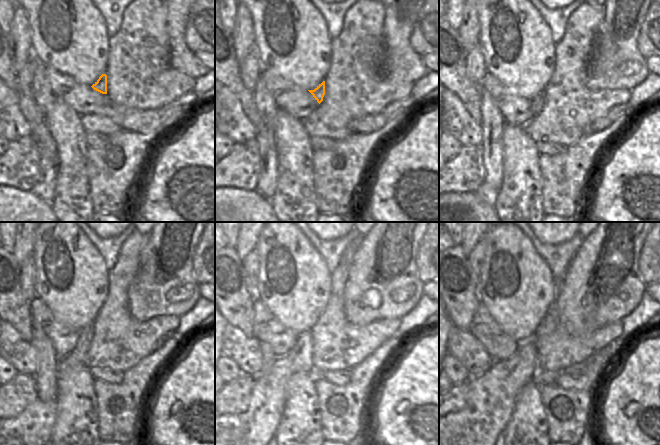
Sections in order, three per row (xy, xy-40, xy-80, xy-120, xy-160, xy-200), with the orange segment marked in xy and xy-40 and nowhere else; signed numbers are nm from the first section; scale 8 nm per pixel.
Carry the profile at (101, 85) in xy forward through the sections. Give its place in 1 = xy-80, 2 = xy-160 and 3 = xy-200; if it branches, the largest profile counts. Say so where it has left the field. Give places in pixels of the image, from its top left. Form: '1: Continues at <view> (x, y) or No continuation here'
1: Continues at xy-80 (536, 103)
2: Continues at xy-160 (257, 424)
3: Continues at xy-200 (491, 396)

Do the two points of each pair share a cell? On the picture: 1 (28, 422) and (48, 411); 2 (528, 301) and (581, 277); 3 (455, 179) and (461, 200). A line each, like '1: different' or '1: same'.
1: same
2: different
3: different

